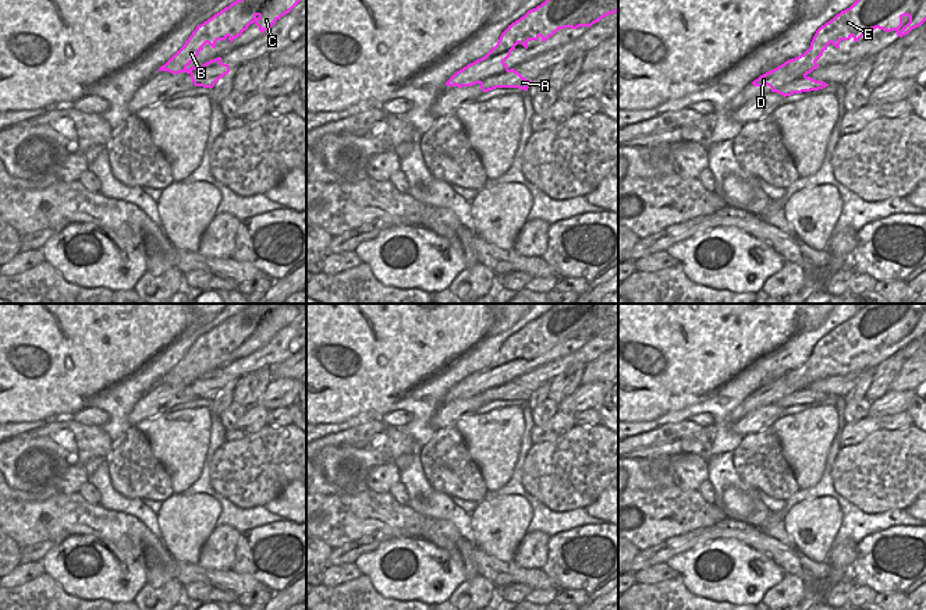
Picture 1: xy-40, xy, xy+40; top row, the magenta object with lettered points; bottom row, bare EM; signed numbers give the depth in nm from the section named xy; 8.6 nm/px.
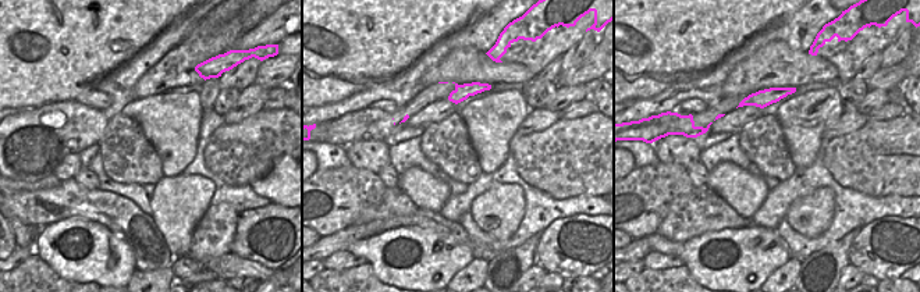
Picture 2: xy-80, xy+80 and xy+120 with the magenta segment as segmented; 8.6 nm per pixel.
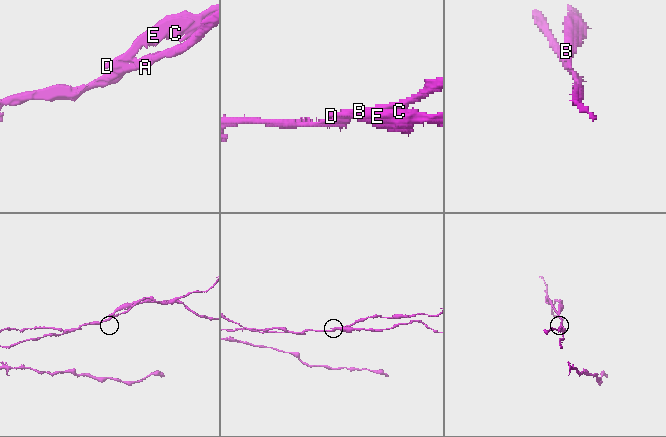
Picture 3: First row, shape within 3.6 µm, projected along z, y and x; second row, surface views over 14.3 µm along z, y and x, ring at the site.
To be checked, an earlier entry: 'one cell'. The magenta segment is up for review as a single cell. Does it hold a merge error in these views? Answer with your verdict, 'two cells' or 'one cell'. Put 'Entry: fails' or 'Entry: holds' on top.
Entry: fails
two cells

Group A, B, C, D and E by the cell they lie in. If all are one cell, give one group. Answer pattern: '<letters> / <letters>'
A / B C D E

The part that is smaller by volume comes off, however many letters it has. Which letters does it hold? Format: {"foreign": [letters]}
{"foreign": ["B", "C", "D", "E"]}

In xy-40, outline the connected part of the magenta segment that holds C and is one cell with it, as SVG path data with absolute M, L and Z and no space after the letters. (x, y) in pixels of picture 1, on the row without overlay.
M255 304L231 315L228 319L214 326L212 330L198 337L185 357L159 382L168 383L171 386L187 384L191 386L196 377L187 380L203 362L203 358L209 355L216 361L217 352L230 351L230 355L242 347L251 336L256 336L263 345L269 343L277 331L288 326L304 309L297 304Z

